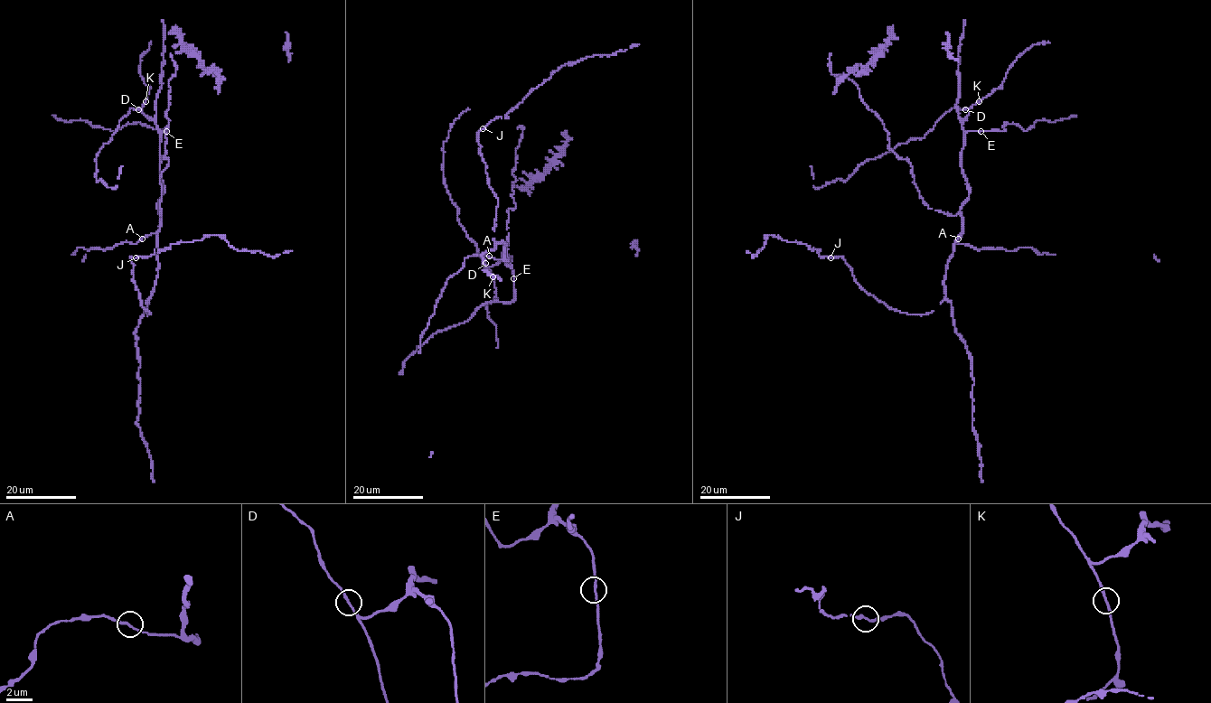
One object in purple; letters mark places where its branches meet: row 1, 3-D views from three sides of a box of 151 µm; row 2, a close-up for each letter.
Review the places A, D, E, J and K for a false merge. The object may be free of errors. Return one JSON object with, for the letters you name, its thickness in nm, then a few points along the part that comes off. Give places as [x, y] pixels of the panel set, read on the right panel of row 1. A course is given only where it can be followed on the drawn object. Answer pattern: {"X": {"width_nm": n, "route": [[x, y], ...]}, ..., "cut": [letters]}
{"cut": []}

